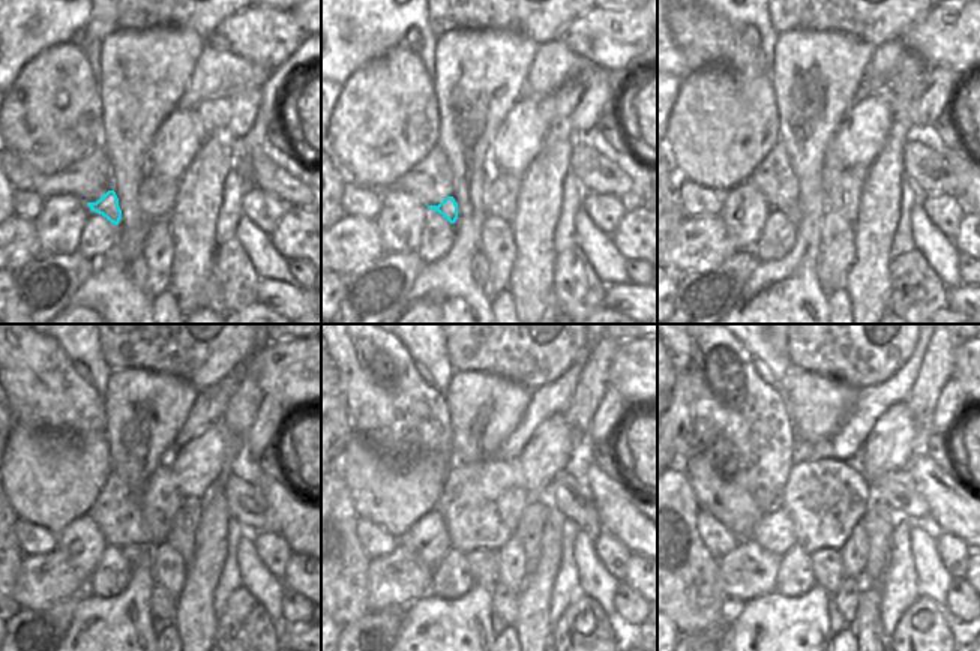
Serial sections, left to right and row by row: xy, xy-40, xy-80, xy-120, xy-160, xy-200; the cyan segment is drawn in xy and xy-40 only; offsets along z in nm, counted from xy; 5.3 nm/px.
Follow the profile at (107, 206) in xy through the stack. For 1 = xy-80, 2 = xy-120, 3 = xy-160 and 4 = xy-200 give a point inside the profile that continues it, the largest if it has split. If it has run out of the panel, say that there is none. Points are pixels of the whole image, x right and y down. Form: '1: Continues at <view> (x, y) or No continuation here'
1: Continues at xy-80 (793, 215)
2: Continues at xy-120 (135, 555)
3: Continues at xy-160 (482, 563)
4: Continues at xy-200 (827, 569)

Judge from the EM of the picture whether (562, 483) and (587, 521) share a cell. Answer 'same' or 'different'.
same

